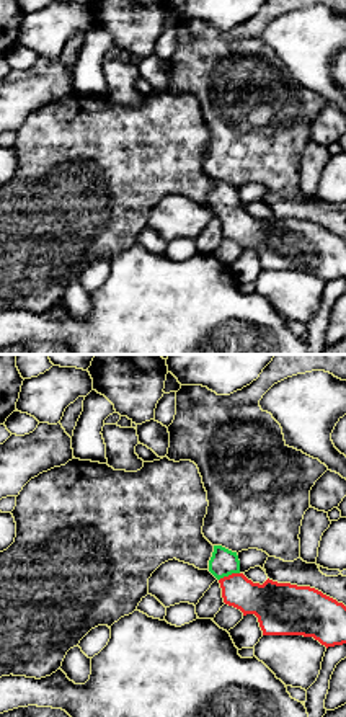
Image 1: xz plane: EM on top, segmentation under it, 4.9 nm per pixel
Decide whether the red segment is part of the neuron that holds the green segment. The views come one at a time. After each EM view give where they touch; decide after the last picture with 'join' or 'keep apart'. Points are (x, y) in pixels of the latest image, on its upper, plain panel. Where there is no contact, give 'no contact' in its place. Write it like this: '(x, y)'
(229, 208)

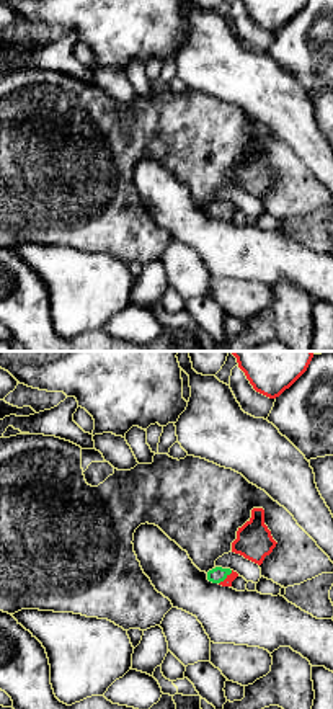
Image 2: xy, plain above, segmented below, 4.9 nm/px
(226, 211)

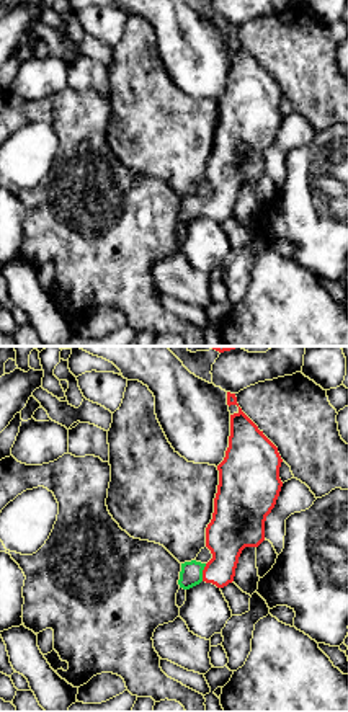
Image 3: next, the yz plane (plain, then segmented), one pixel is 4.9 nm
(201, 206)

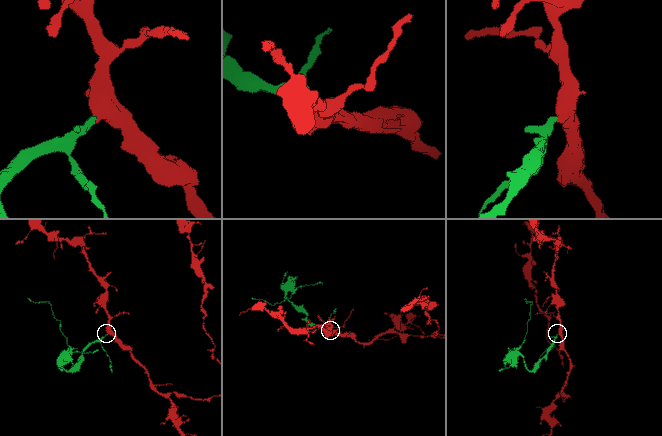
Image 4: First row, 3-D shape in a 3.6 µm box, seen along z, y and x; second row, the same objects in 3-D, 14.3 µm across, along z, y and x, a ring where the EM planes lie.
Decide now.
join

